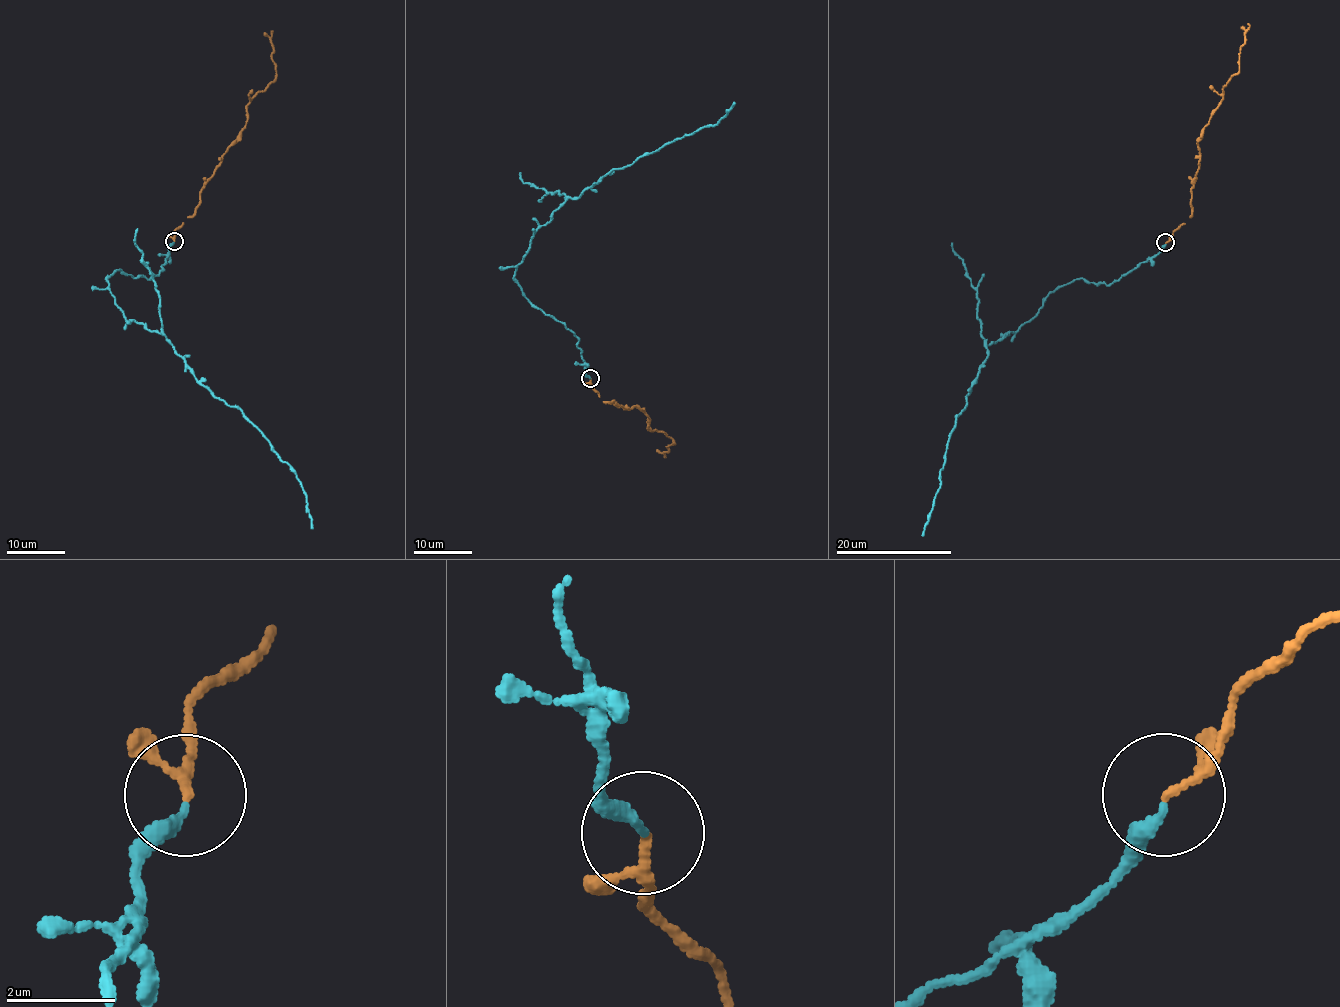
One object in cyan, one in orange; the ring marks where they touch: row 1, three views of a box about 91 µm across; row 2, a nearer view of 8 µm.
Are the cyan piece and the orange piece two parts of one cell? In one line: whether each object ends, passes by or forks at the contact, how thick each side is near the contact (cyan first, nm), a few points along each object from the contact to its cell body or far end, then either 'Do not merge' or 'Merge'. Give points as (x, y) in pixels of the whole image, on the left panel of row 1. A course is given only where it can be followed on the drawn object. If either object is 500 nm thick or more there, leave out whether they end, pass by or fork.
At the ring cyan ends. At the ring orange passes by. Thickness 220 nm (cyan) against 130 nm. Course of cyan: (174, 241), (158, 275), (107, 279), (114, 302), (262, 434), (295, 474), (312, 528). Course of orange: (174, 241), (174, 231), (193, 215), (202, 187), (246, 123), (249, 102), (276, 77), (272, 31). Merge

